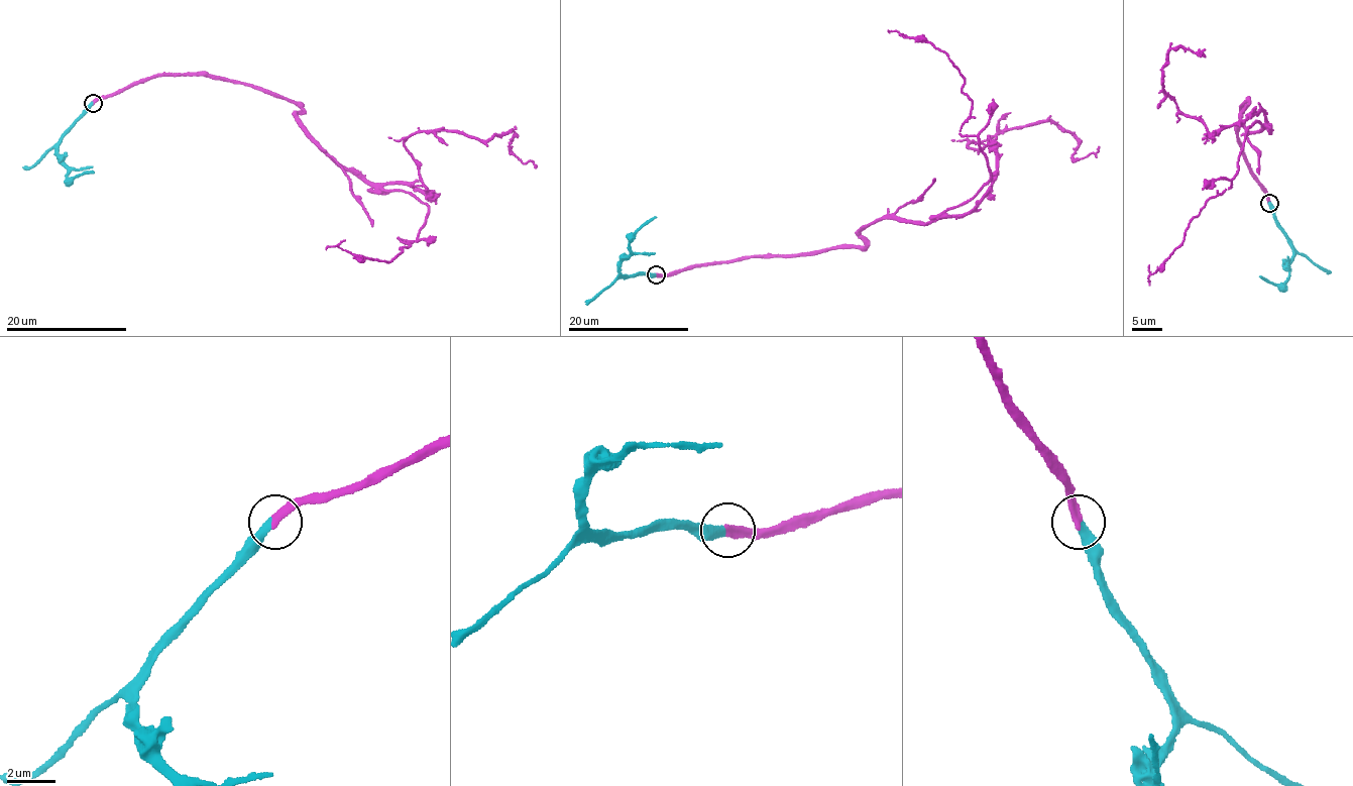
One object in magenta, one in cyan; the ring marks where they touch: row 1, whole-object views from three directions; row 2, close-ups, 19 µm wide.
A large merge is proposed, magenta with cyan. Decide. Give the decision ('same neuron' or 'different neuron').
same neuron

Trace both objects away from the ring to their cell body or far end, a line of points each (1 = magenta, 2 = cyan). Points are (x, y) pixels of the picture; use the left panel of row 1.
1: (93, 103), (153, 76), (264, 88), (342, 165), (430, 197), (417, 132), (514, 132), (535, 164)
2: (92, 103), (62, 140), (57, 152), (60, 162), (68, 170), (68, 177), (93, 173)

